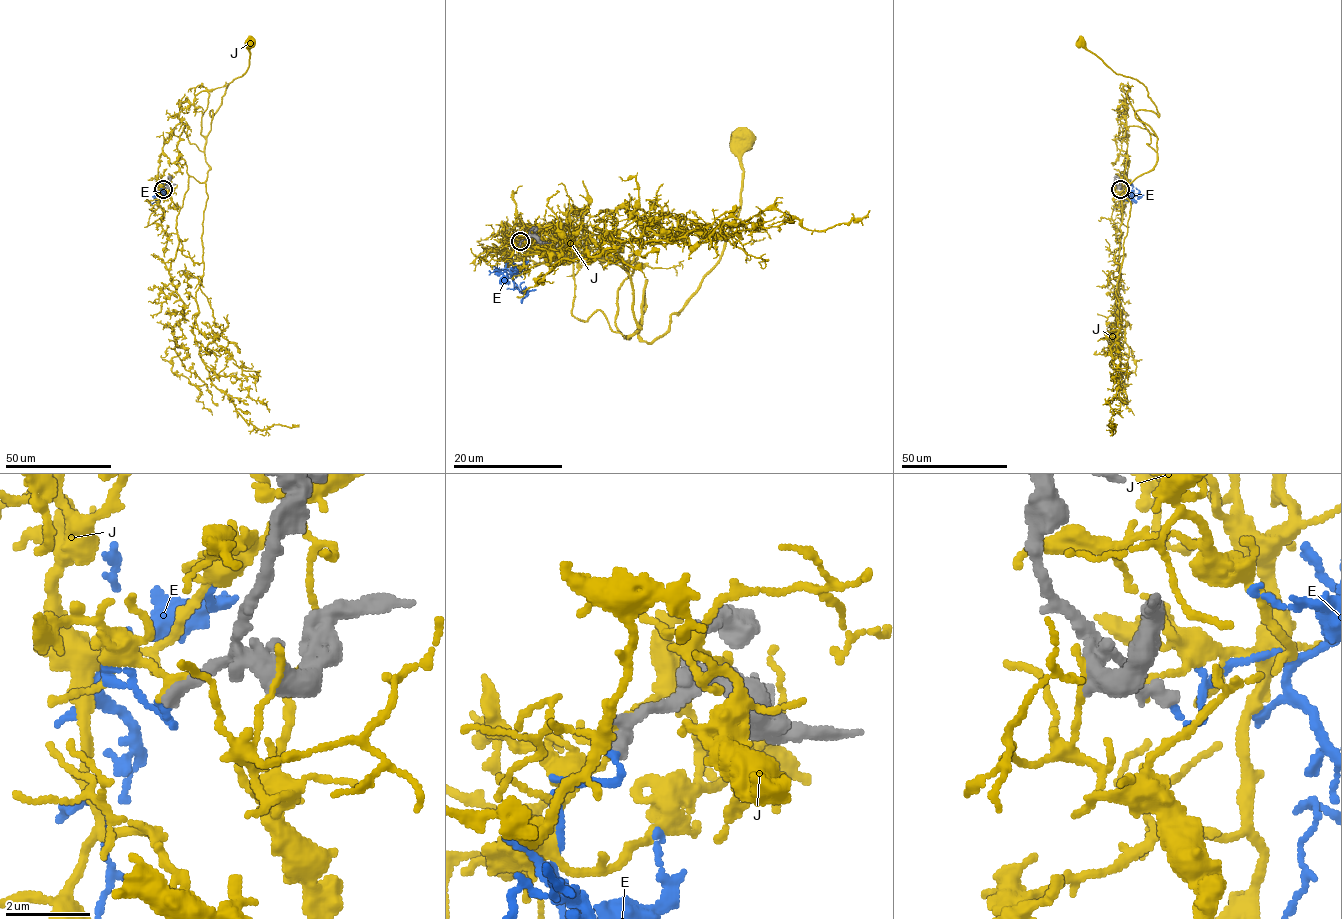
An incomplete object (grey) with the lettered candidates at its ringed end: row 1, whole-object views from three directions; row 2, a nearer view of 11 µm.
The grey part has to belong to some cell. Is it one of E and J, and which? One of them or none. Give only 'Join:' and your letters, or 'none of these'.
Join: none of these

